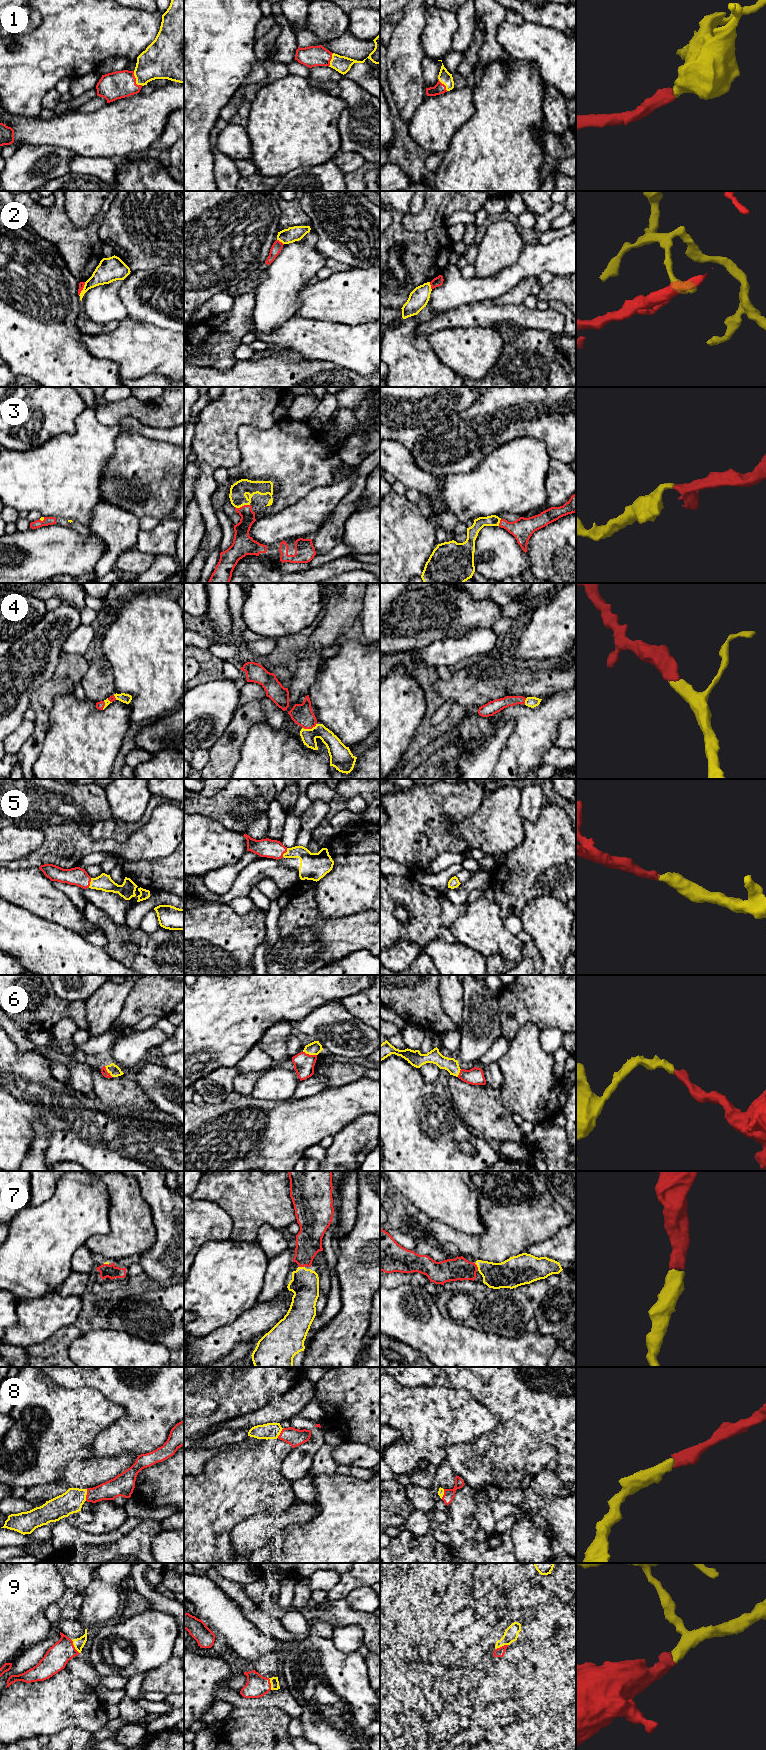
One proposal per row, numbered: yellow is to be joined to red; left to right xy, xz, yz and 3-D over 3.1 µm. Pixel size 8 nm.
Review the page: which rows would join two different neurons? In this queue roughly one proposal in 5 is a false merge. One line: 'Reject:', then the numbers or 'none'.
Reject: 2

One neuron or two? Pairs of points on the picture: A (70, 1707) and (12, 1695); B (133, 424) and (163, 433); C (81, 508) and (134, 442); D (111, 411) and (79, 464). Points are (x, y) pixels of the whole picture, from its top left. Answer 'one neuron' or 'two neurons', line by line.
A: one neuron
B: one neuron
C: two neurons
D: two neurons

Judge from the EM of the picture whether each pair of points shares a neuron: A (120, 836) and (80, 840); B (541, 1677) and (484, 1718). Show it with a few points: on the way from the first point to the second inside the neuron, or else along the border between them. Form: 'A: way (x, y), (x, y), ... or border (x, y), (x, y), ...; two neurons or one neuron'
A: border (91, 826), (95, 838), (116, 842); two neurons
B: way (527, 1692), (524, 1699), (517, 1704), (500, 1706); one neuron

